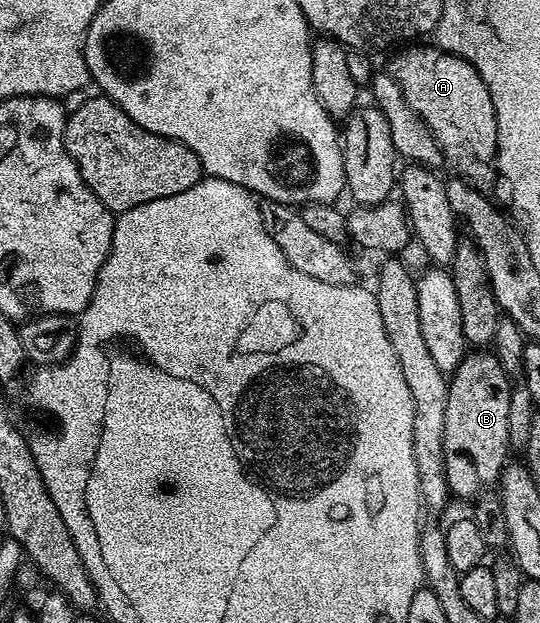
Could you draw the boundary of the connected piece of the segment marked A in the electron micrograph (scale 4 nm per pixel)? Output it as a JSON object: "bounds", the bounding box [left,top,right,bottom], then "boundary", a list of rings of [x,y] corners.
{"bounds":[387,45,500,194],"boundary":[[[409,45],[402,48],[399,55],[395,56],[387,66],[391,78],[401,87],[402,95],[409,107],[429,127],[437,143],[443,150],[444,162],[456,169],[454,171],[477,192],[490,194],[490,189],[497,182],[495,158],[500,152],[497,141],[497,123],[493,115],[493,101],[489,96],[489,89],[484,80],[477,74],[476,69],[467,61],[451,53],[447,53],[436,46],[417,47]]]}

